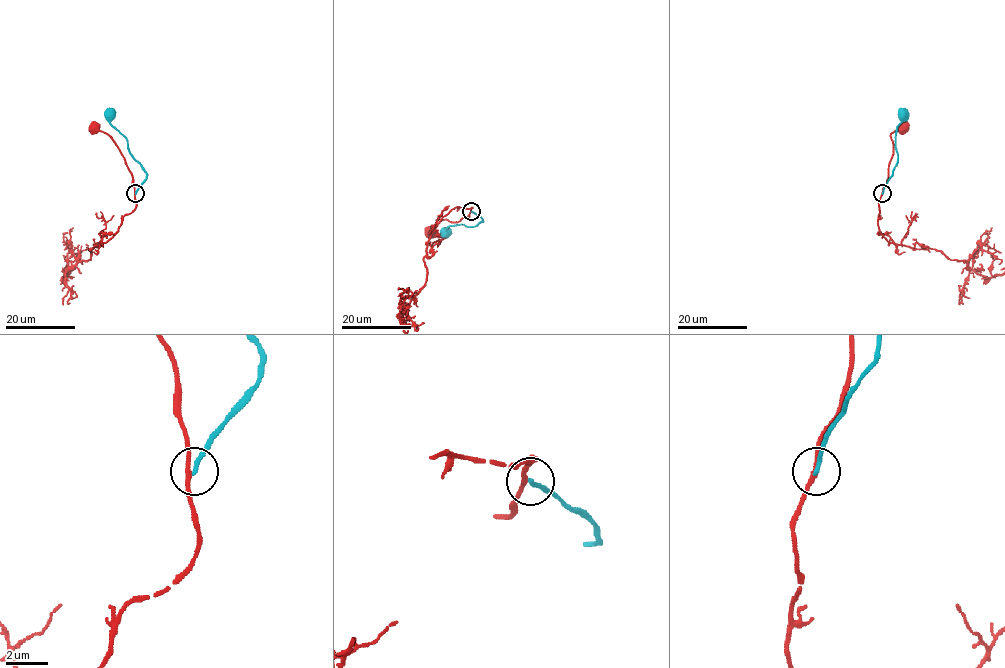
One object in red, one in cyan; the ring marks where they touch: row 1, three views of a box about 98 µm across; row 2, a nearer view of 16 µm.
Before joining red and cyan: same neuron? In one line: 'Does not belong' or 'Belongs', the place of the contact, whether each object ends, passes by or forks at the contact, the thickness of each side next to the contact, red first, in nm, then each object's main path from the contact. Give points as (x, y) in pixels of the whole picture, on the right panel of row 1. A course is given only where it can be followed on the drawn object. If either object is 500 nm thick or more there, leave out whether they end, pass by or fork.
Does not belong. Place: (882, 193). At the ring red passes by. At the ring cyan ends. Thickness 200 nm (red) against 190 nm. Course of red: (882, 193), (893, 155), (890, 134), (902, 126). Course of cyan: (882, 193), (898, 158), (896, 127), (905, 108)

